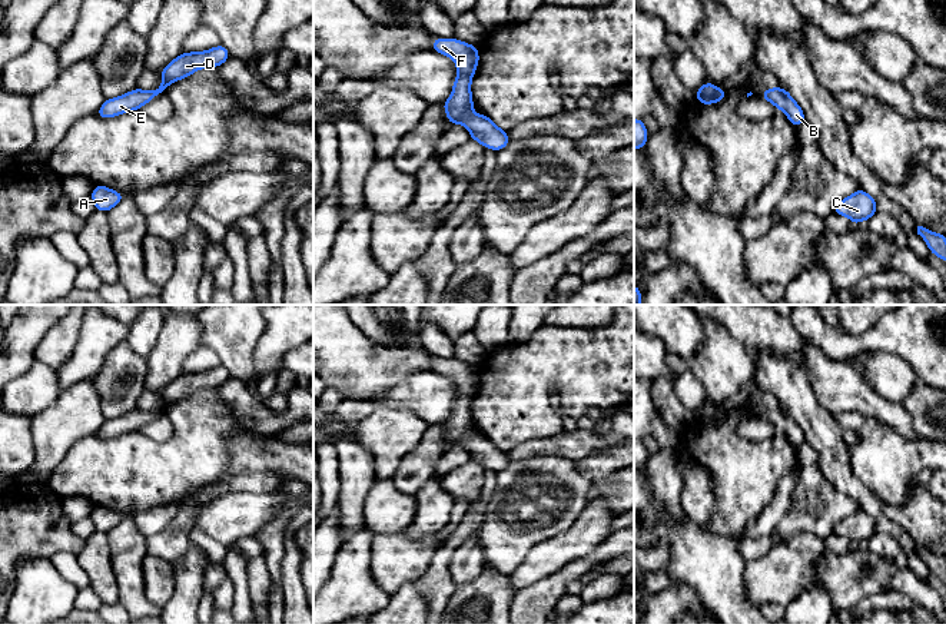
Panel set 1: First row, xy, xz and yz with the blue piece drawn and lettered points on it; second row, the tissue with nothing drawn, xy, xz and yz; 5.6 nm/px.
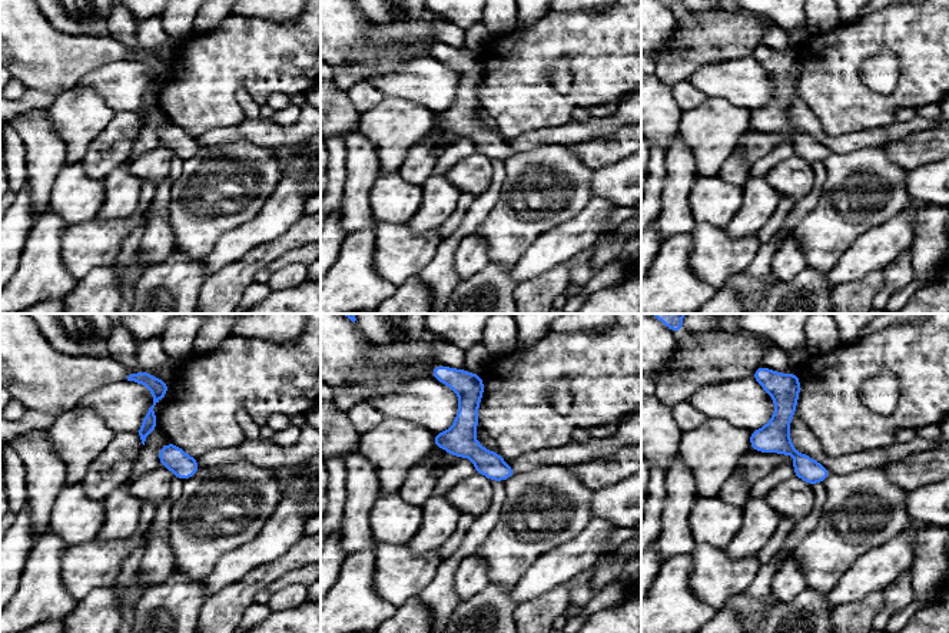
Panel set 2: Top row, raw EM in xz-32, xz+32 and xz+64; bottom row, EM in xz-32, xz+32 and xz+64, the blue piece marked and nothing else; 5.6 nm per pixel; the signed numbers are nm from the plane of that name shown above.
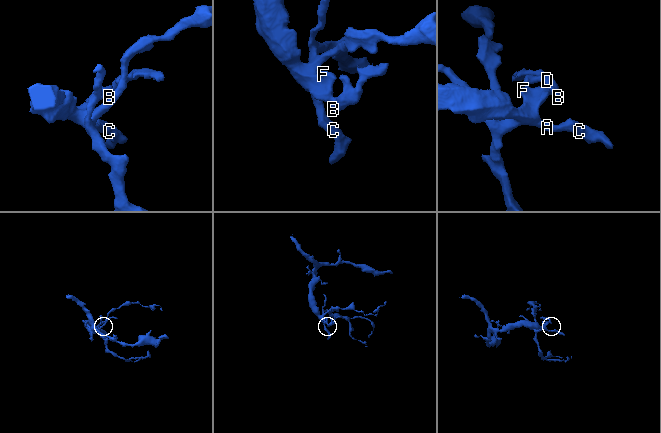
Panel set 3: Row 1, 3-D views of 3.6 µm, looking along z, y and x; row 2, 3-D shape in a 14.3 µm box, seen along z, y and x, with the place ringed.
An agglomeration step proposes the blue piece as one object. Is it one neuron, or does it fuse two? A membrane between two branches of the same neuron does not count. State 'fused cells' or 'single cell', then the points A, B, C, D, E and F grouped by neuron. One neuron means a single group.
single cell; A B C D E F

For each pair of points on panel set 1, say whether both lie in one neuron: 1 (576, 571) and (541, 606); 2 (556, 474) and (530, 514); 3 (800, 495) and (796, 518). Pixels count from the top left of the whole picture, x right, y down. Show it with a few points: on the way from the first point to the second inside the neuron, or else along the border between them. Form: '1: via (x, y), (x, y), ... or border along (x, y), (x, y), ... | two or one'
1: via (566, 576), (545, 596) | one
2: via (553, 484), (533, 504) | one
3: via (800, 501), (797, 513) | one

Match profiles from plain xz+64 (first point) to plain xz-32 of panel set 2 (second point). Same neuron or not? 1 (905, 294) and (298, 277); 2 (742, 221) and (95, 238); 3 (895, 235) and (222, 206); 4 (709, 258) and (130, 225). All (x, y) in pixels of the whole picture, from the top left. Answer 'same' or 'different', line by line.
1: same
2: different
3: different
4: same

